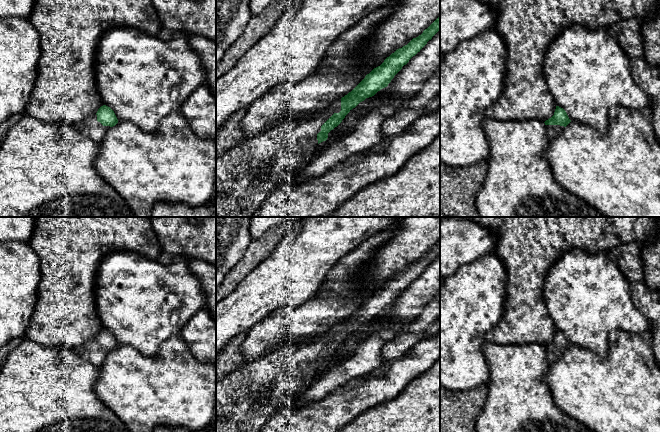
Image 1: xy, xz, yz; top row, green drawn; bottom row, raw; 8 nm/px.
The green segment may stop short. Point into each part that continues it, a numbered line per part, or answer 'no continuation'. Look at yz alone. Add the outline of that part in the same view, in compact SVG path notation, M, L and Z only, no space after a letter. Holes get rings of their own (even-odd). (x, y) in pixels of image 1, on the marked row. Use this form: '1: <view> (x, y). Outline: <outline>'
1: yz (553, 131). Outline: M546 125L547 133L551 139L558 137L563 130L565 129L564 126L560 125Z

